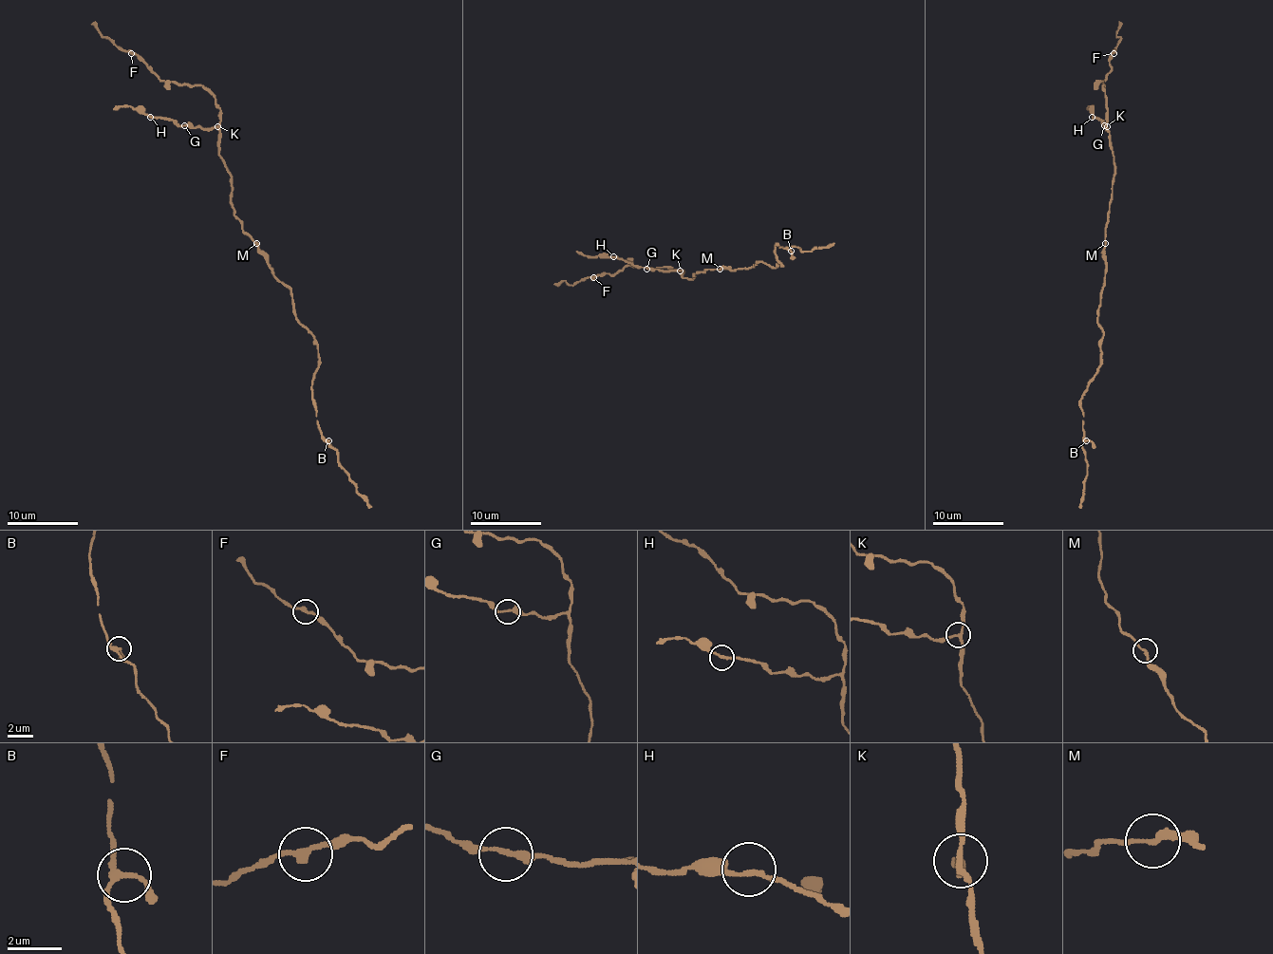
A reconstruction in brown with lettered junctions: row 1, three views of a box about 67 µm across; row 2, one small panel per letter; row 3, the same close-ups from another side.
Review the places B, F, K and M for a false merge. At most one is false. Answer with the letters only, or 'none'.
K

